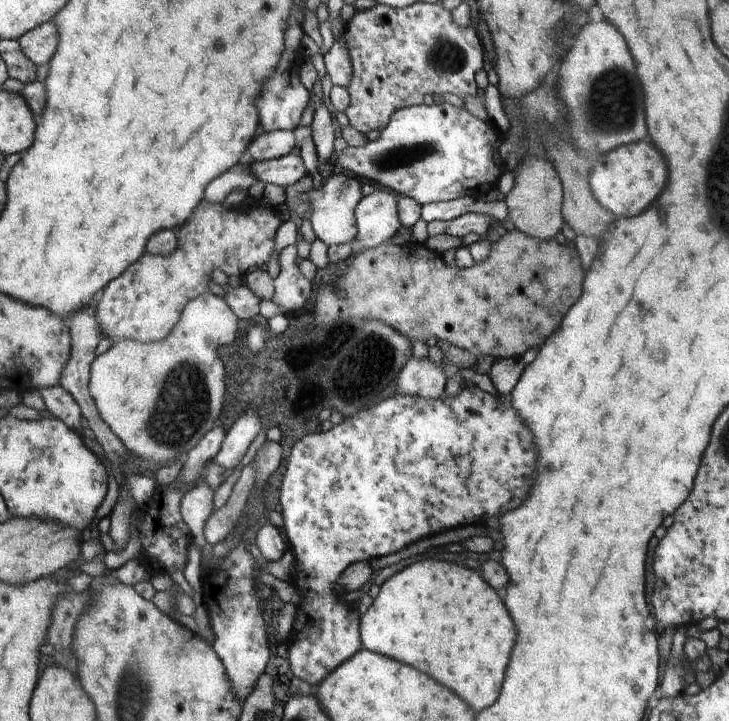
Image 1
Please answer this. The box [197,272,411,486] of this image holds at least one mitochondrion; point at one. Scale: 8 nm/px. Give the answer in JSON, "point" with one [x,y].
{"point":[380,346]}

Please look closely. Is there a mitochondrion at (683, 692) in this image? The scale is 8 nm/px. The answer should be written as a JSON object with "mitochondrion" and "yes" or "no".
{"mitochondrion":"no"}

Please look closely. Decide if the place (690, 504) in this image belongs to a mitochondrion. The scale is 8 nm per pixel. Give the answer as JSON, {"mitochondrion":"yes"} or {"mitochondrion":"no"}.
{"mitochondrion":"no"}

